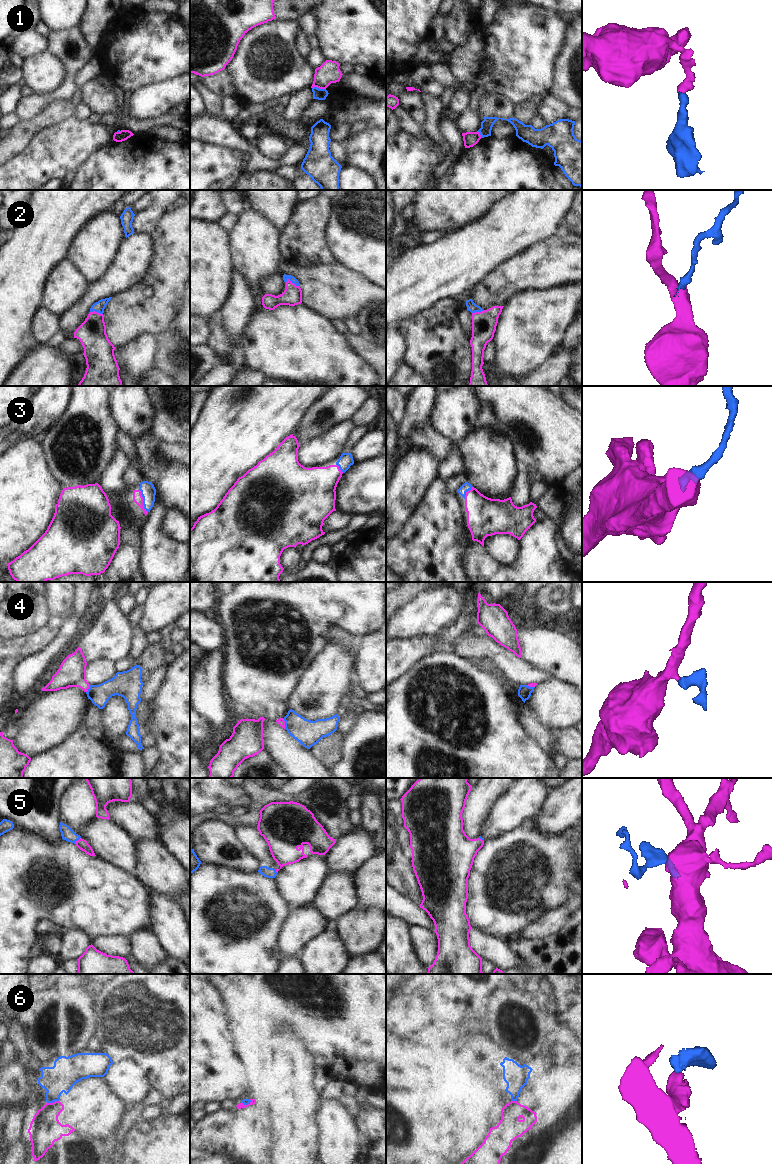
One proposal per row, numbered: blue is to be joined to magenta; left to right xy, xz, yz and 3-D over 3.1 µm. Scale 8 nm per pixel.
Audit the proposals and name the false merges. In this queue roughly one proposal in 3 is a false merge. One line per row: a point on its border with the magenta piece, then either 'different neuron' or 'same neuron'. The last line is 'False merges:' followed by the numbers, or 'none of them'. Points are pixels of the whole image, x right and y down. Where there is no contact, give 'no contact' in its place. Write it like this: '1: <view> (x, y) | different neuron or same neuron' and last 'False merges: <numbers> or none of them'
1: xz (319, 88) | different neuron
2: xz (293, 283) | same neuron
3: xy (142, 501) | same neuron
4: xz (284, 723) | different neuron
5: xy (77, 840) | same neuron
6: xy (52, 1103) | different neuron
False merges: 1, 4, 6

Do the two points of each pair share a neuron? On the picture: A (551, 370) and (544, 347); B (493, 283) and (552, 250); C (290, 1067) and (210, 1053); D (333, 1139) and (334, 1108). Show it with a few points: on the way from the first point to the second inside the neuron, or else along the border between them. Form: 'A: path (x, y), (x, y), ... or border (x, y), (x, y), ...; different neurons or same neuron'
A: border (561, 346), (533, 372), (529, 373); different neurons
B: path (508, 279), (530, 271), (537, 265); same neuron
C: border (233, 1037), (233, 1052), (247, 1066), (248, 1079); different neurons
D: path (334, 1131), (334, 1116); same neuron

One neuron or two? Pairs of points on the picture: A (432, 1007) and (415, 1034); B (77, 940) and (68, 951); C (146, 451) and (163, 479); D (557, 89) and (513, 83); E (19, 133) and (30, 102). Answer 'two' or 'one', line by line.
A: two
B: one
C: one
D: two
E: two

